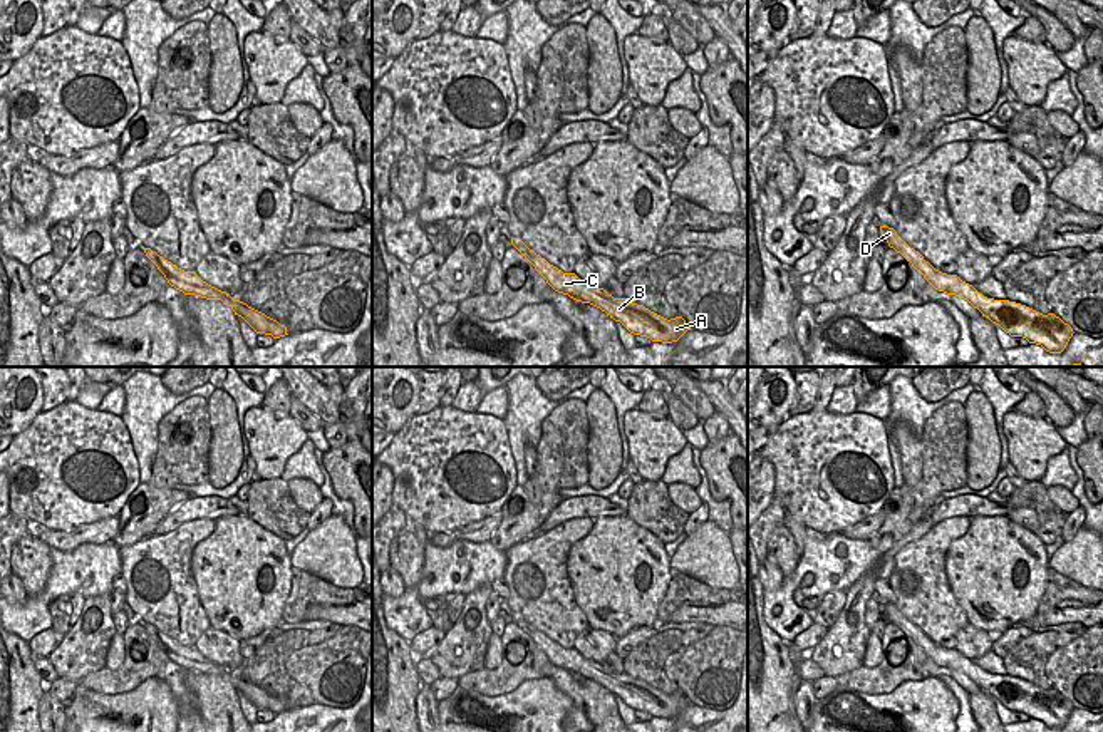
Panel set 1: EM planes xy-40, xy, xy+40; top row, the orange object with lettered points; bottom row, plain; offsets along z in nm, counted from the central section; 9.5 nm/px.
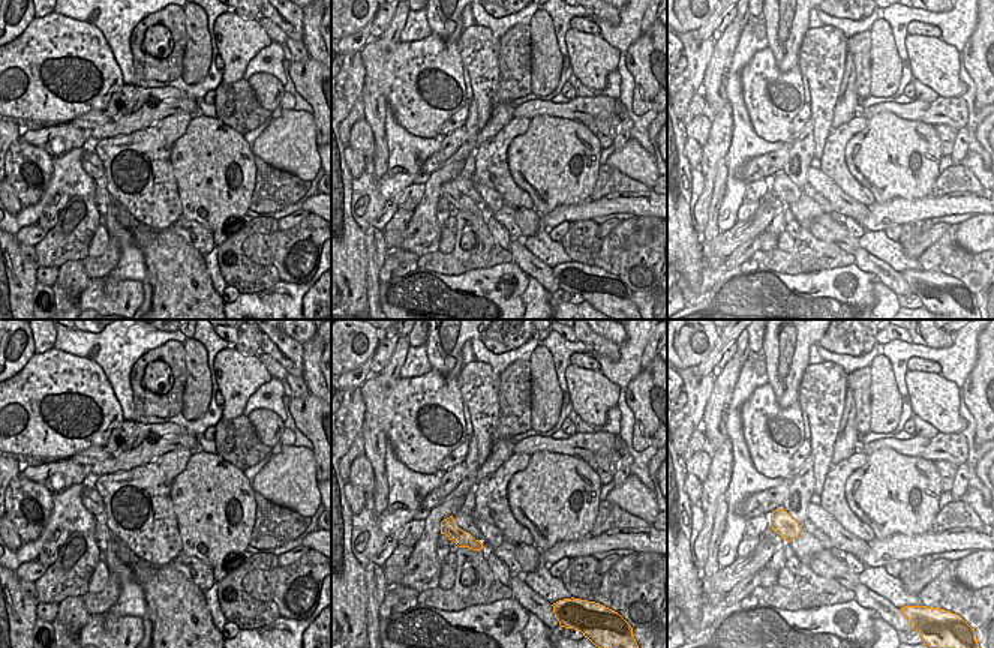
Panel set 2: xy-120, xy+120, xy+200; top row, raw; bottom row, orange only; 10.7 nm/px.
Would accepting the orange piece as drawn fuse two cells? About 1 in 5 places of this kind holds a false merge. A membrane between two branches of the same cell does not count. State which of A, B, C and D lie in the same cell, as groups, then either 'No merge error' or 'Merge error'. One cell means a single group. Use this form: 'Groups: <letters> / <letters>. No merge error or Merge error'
Groups: A B C D. No merge error

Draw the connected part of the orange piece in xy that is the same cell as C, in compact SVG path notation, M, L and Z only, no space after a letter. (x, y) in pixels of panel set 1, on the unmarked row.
M511 613L511 620L535 642L555 667L600 683L634 710L647 712L652 717L672 719L691 705L682 692L667 695L644 680L632 678L627 673L614 673L603 663L582 657L575 648L563 648L530 625L520 613Z

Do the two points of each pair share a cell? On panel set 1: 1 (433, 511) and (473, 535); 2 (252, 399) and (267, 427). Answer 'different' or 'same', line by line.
1: different
2: different

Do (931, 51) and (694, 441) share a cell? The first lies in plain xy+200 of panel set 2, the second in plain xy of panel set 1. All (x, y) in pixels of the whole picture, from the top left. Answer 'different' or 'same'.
different

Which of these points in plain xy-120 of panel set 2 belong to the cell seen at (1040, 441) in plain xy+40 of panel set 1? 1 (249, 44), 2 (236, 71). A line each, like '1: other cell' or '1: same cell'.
1: same cell
2: same cell

